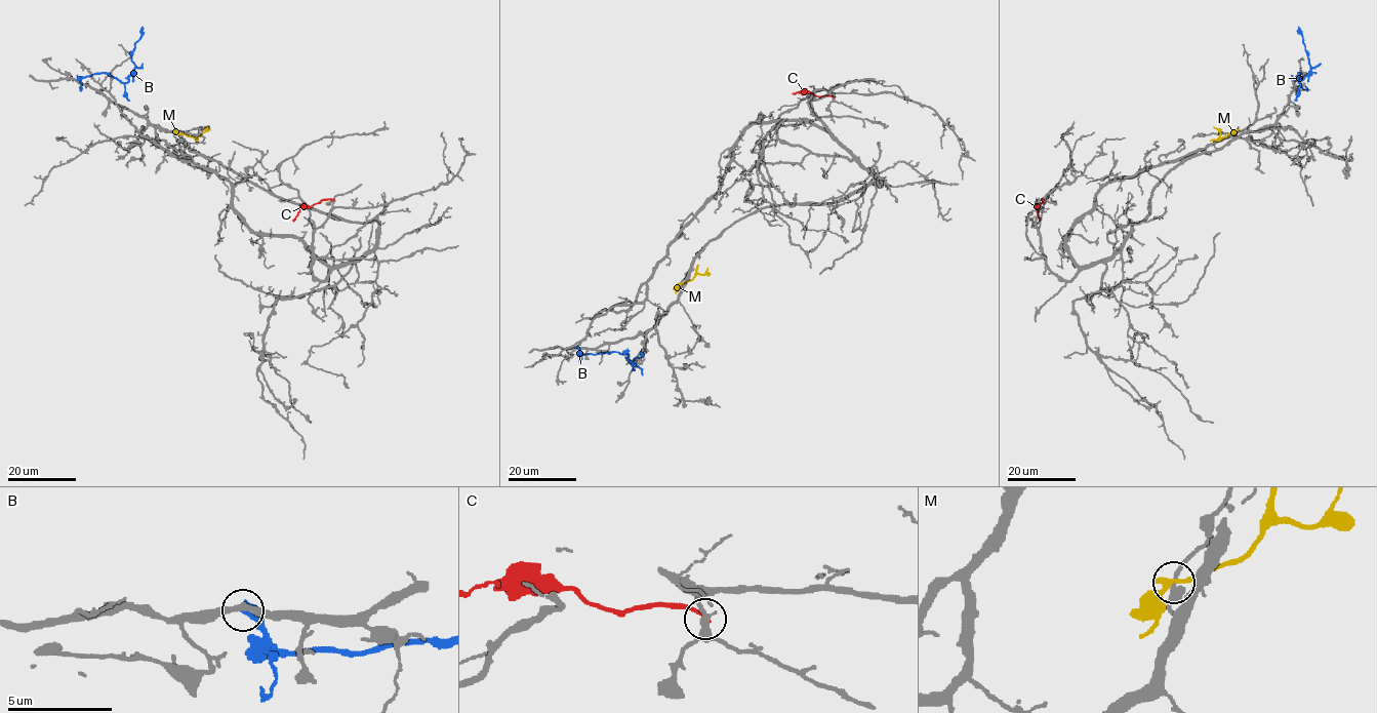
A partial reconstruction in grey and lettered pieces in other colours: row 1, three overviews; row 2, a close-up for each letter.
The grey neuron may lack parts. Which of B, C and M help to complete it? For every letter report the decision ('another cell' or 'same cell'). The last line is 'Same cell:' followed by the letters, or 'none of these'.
B: another cell
C: another cell
M: another cell
Same cell: none of these

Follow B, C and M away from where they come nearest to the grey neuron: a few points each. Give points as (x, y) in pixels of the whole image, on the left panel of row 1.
B: (77, 80), (108, 73), (126, 83), (134, 68), (132, 52), (143, 27)
C: (333, 200), (323, 199), (311, 206), (302, 206), (292, 220)
M: (180, 133), (196, 139), (208, 127)

